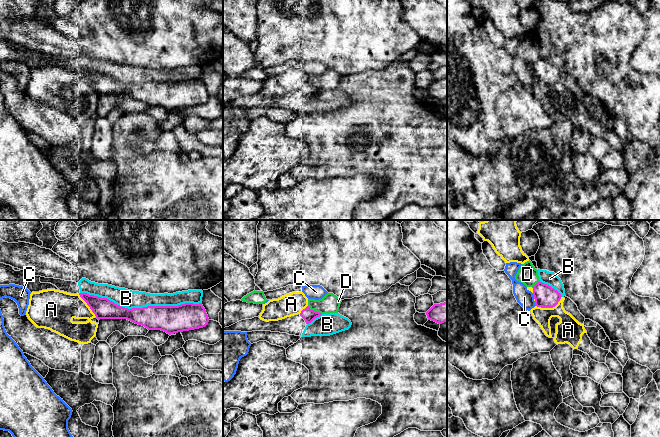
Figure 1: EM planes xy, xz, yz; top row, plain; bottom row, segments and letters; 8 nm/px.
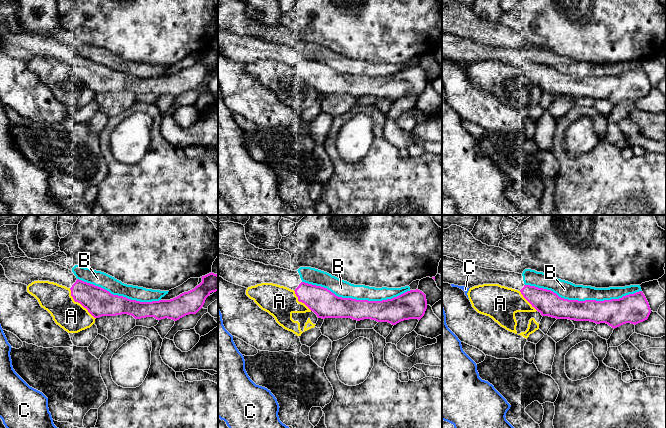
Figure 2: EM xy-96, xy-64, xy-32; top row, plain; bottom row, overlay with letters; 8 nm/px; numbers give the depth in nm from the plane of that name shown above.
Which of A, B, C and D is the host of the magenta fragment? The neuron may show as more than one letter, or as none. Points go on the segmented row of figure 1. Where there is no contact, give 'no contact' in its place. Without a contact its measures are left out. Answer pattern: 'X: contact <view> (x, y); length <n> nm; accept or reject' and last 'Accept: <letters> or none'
A: contact yz (550, 307); length 220 nm; reject
B: contact xy (141, 308); length 1000 nm; reject
C: contact yz (533, 295); length 50 nm; reject
D: contact xz (313, 310); length 130 nm; reject
Accept: none

